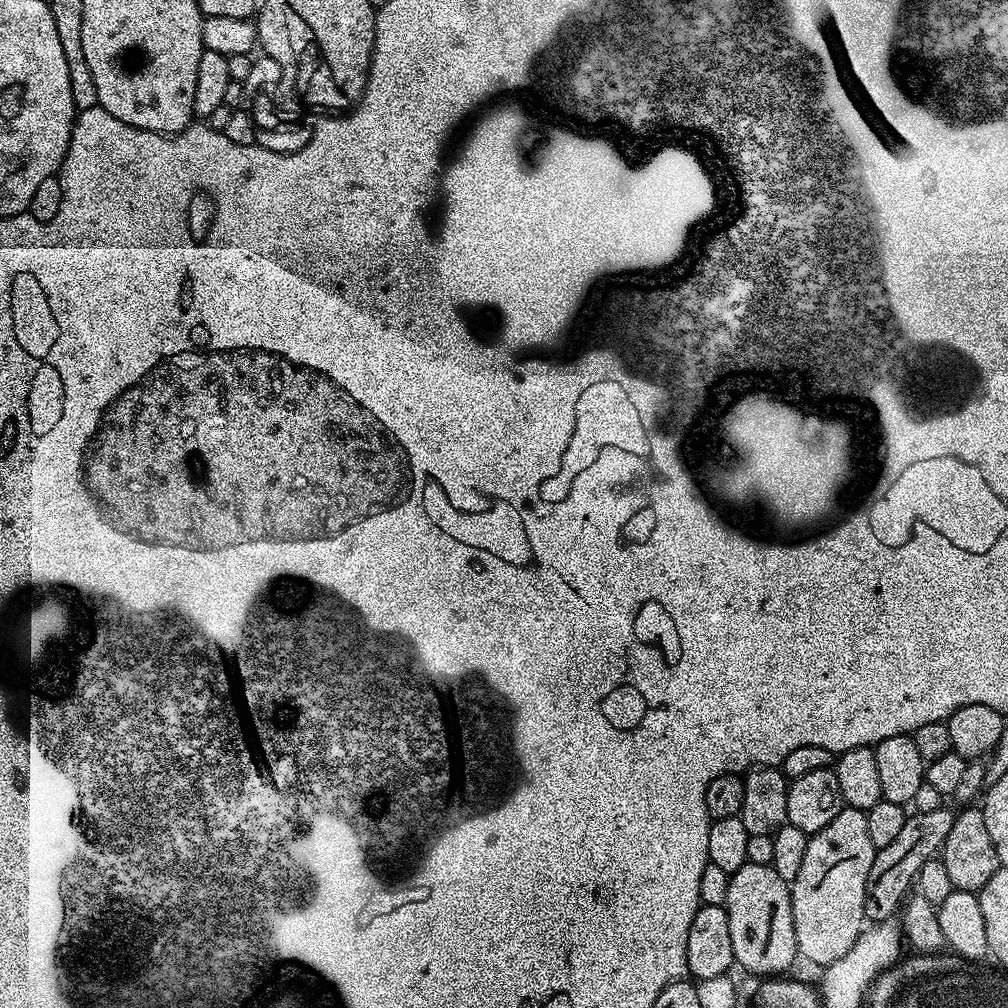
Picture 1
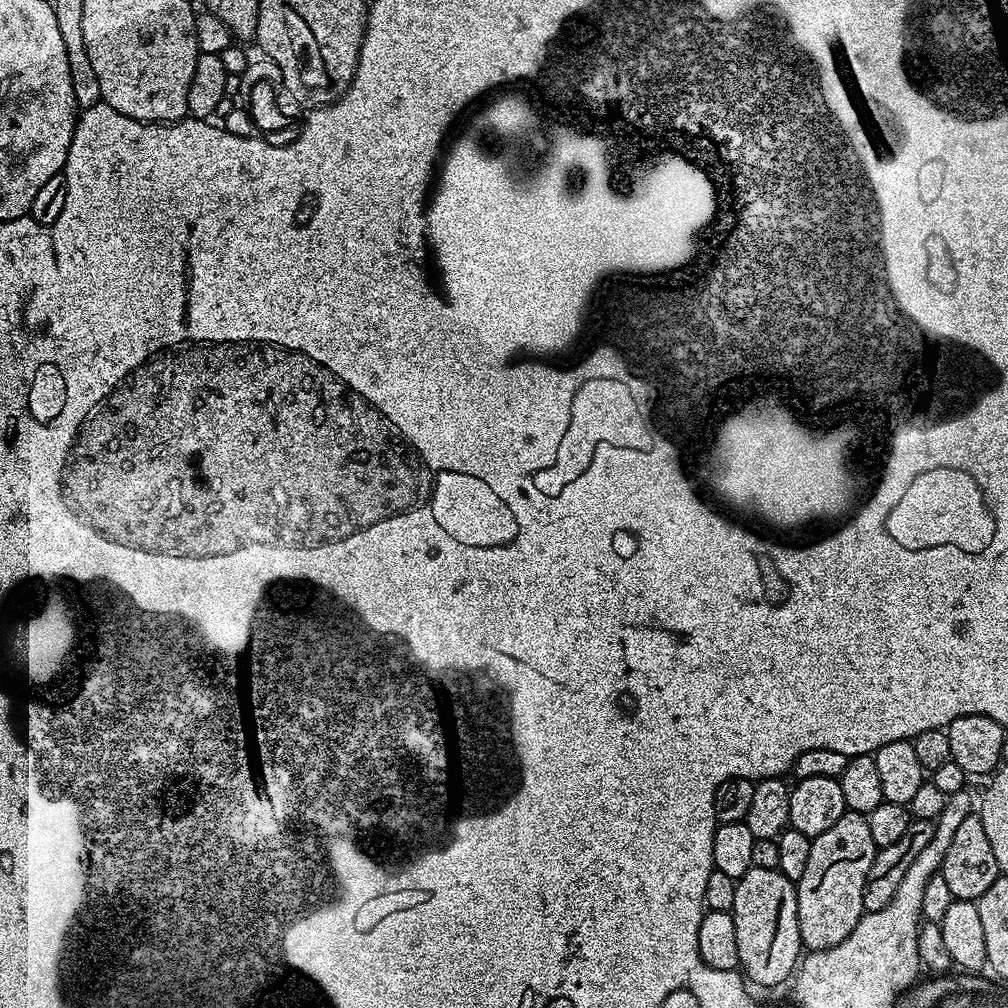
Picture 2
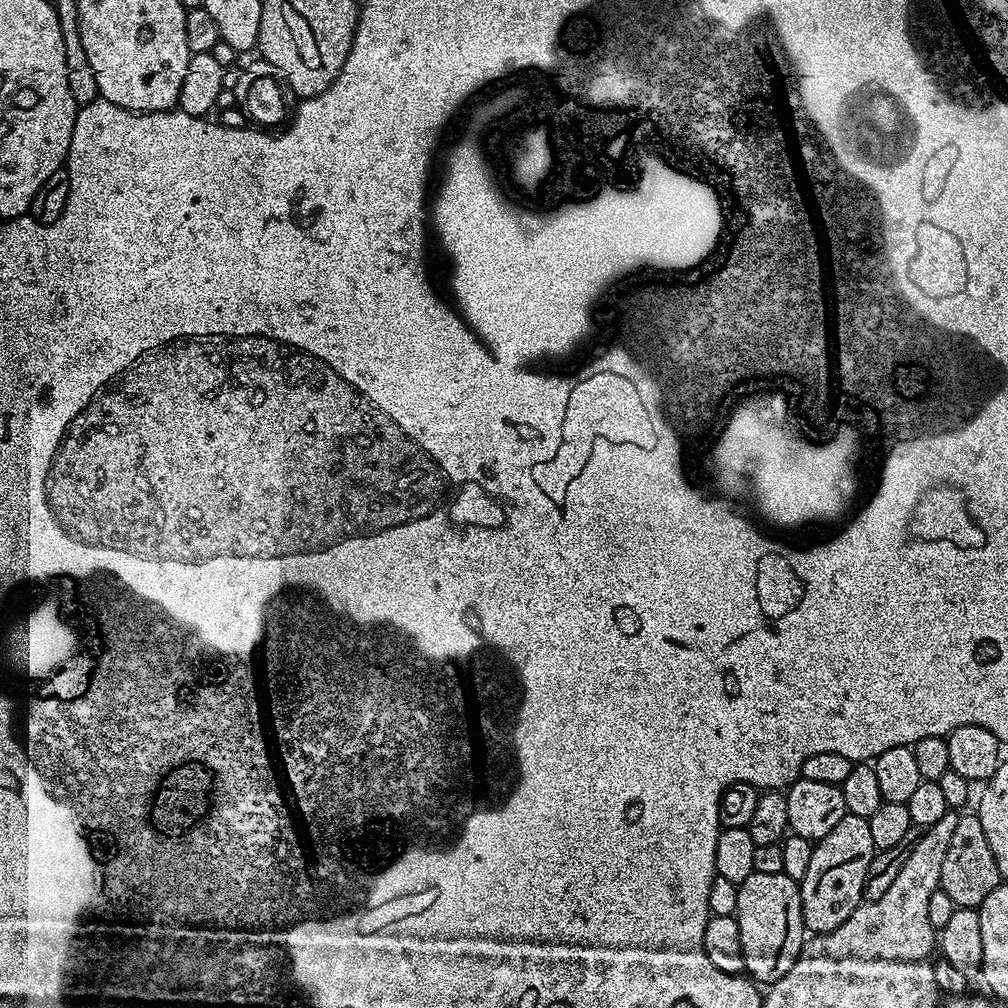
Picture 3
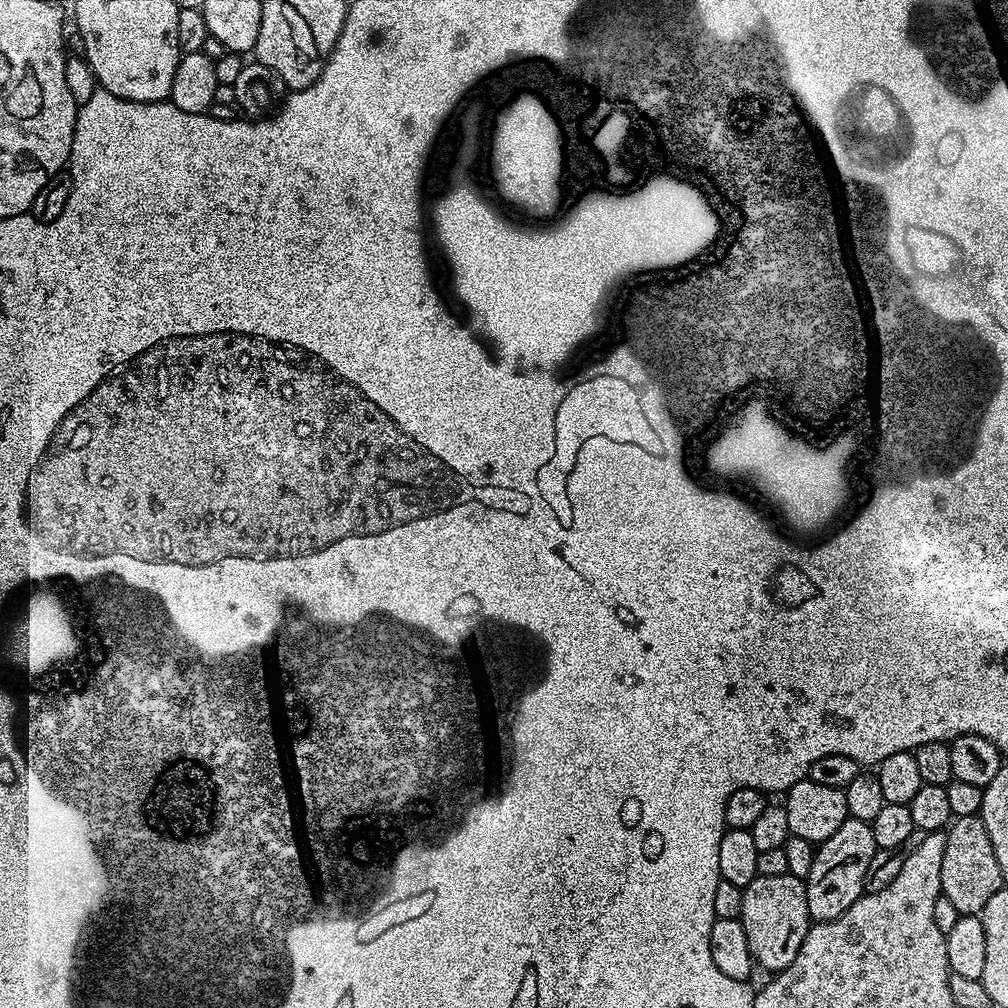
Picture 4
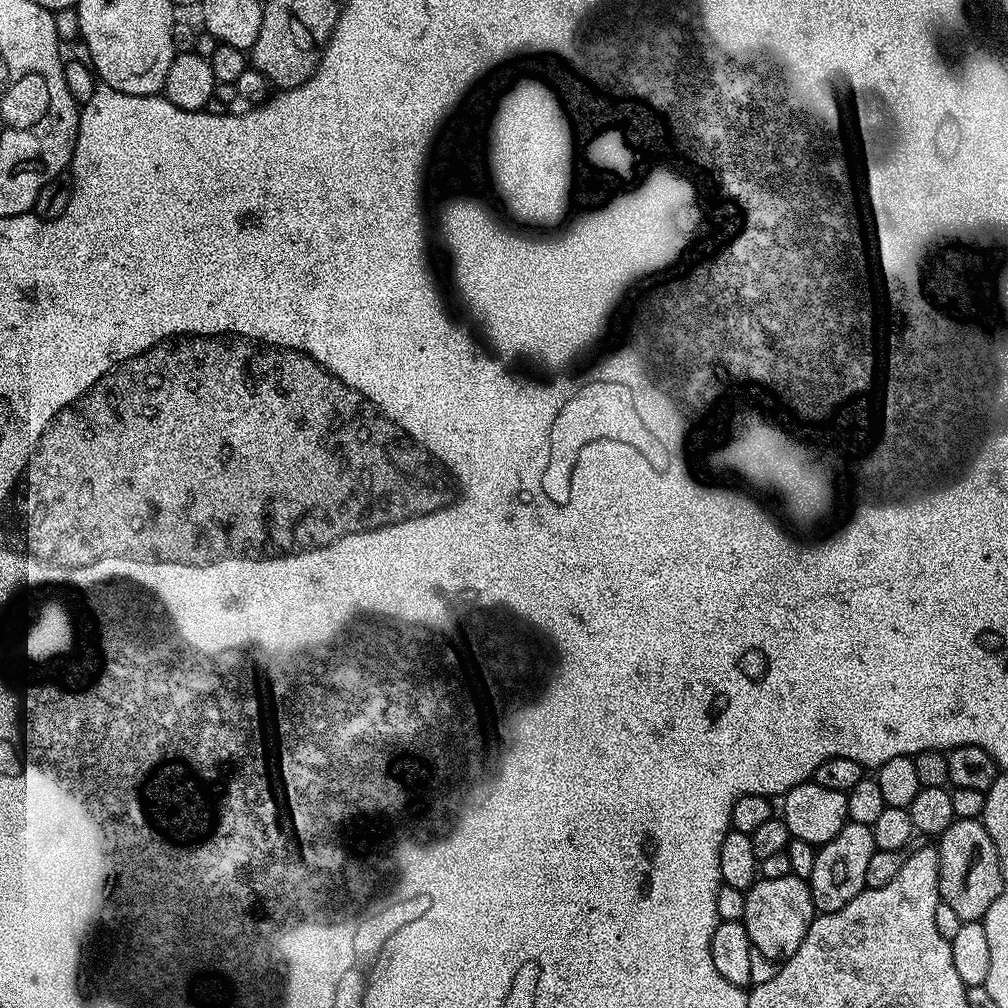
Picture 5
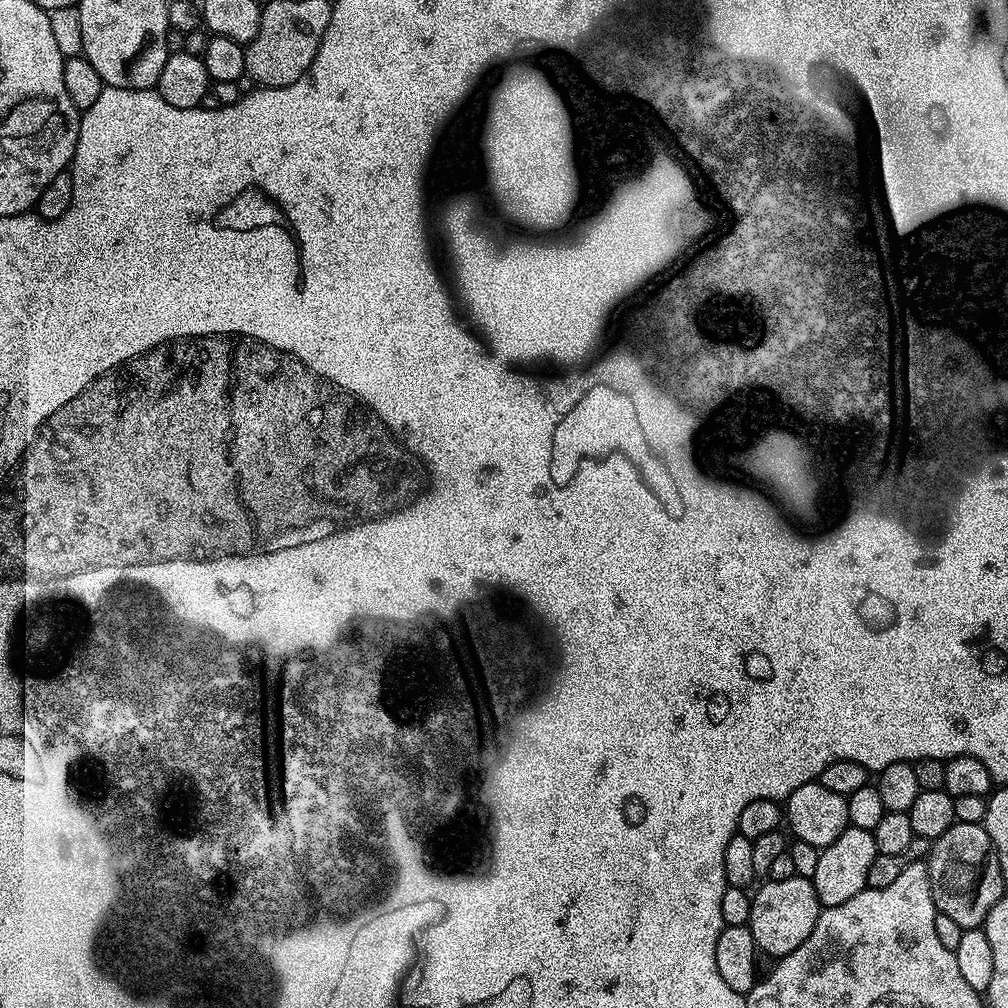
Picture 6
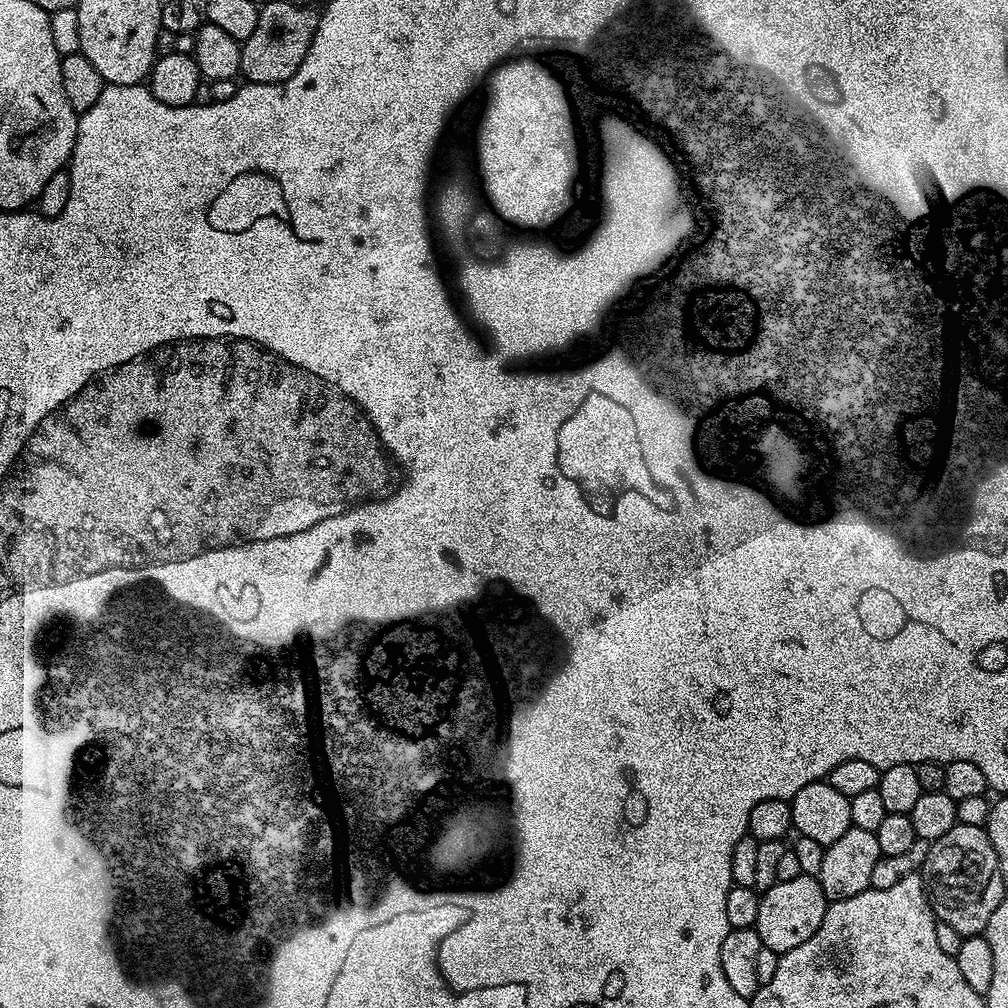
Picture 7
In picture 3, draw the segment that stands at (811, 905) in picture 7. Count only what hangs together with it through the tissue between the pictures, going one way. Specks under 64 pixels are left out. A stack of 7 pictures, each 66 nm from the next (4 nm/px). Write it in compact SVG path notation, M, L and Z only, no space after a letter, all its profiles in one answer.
M752 872L746 882L738 886L736 907L738 934L742 938L744 972L753 981L767 986L773 984L798 958L804 948L806 929L802 918L800 885L785 872L758 874Z

